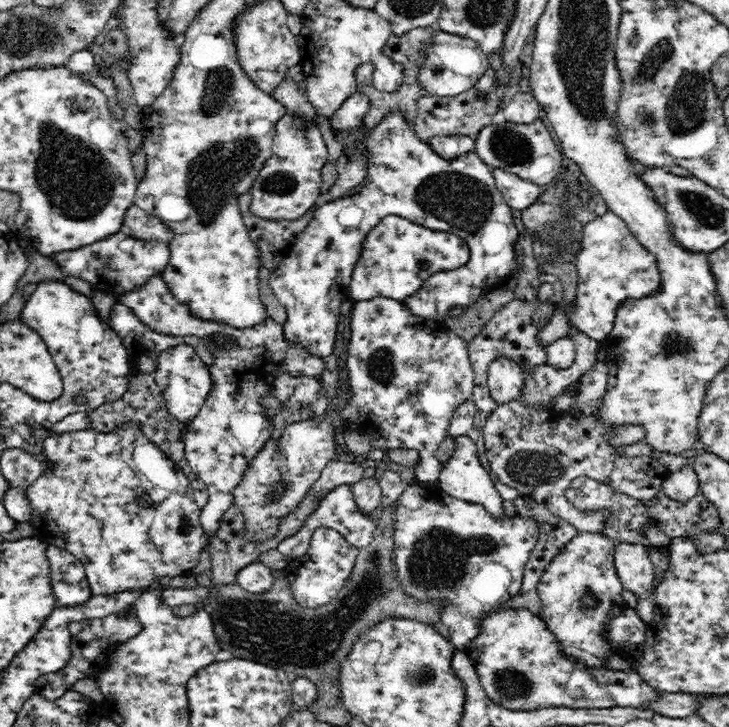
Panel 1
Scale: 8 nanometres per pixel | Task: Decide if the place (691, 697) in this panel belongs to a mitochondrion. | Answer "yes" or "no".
no

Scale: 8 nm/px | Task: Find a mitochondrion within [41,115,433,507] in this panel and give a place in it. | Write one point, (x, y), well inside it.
(212, 176)

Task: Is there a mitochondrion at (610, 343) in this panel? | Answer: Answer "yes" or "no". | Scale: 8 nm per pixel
no

